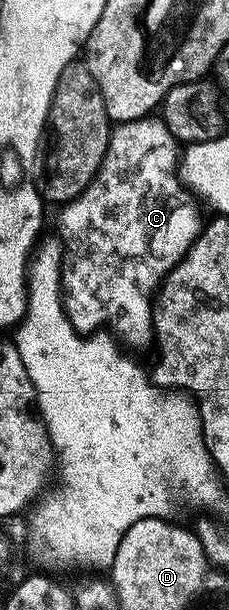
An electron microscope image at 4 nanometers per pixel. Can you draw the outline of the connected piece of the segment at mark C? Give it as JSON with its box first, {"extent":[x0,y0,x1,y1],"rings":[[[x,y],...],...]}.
{"extent":[58,115,204,349],"rings":[[[151,115],[141,117],[135,121],[123,121],[113,126],[110,134],[110,147],[104,155],[102,166],[98,169],[98,174],[94,177],[94,182],[81,195],[72,201],[65,202],[61,206],[62,218],[58,221],[59,227],[62,228],[60,241],[64,246],[65,252],[68,254],[68,260],[65,262],[62,275],[64,304],[70,322],[74,324],[75,329],[79,333],[89,335],[101,330],[103,327],[109,327],[123,342],[126,340],[128,344],[135,345],[138,349],[142,349],[145,345],[149,346],[151,344],[152,298],[157,293],[158,286],[161,285],[163,277],[172,271],[172,267],[176,267],[176,263],[180,263],[182,256],[190,250],[192,243],[198,238],[199,233],[204,228],[203,218],[198,218],[197,204],[199,205],[199,202],[196,200],[194,194],[185,188],[183,182],[180,180],[180,142],[177,137],[172,135],[172,131],[168,131],[165,121],[159,119],[157,116]]]}

